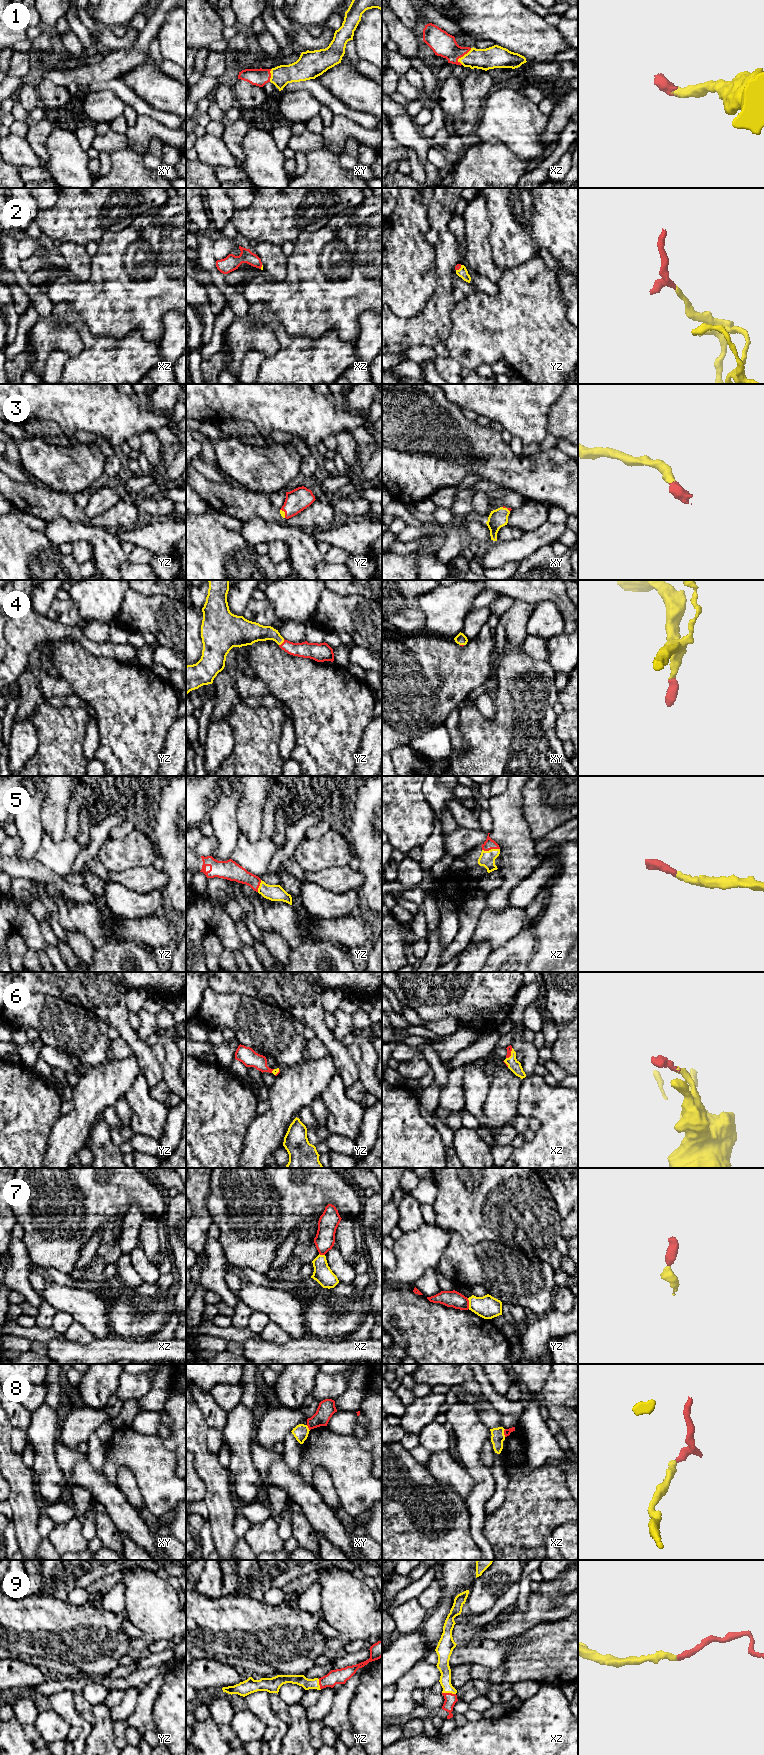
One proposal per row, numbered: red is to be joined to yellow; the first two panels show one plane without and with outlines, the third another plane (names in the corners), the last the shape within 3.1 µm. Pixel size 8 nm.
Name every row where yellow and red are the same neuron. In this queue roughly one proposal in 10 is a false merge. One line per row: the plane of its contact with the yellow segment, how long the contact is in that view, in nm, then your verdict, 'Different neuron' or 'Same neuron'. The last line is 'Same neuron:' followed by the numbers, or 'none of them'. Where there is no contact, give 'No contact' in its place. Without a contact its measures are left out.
1: Touches yellow in xz. Shared border 160 nm. Same neuron
2: Touches yellow in yz. Shared border 60 nm. Same neuron
3: Touches yellow in yz. Shared border 80 nm. Same neuron
4: Touches yellow in yz. Shared border 70 nm. Same neuron
5: Touches yellow in xz. Shared border 140 nm. Same neuron
6: Touches yellow in xz. Shared border 100 nm. Same neuron
7: Touches yellow in yz. Shared border 90 nm. Same neuron
8: Touches yellow in xz. Shared border 60 nm. Different neuron
9: Touches yellow in xz. Shared border 110 nm. Same neuron
Same neuron: 1, 2, 3, 4, 5, 6, 7, 9

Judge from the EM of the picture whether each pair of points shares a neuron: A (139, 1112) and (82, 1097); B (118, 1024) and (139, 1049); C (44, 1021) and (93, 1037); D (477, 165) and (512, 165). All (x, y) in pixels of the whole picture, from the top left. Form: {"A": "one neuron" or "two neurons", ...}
{"A": "two neurons", "B": "one neuron", "C": "one neuron", "D": "one neuron"}

